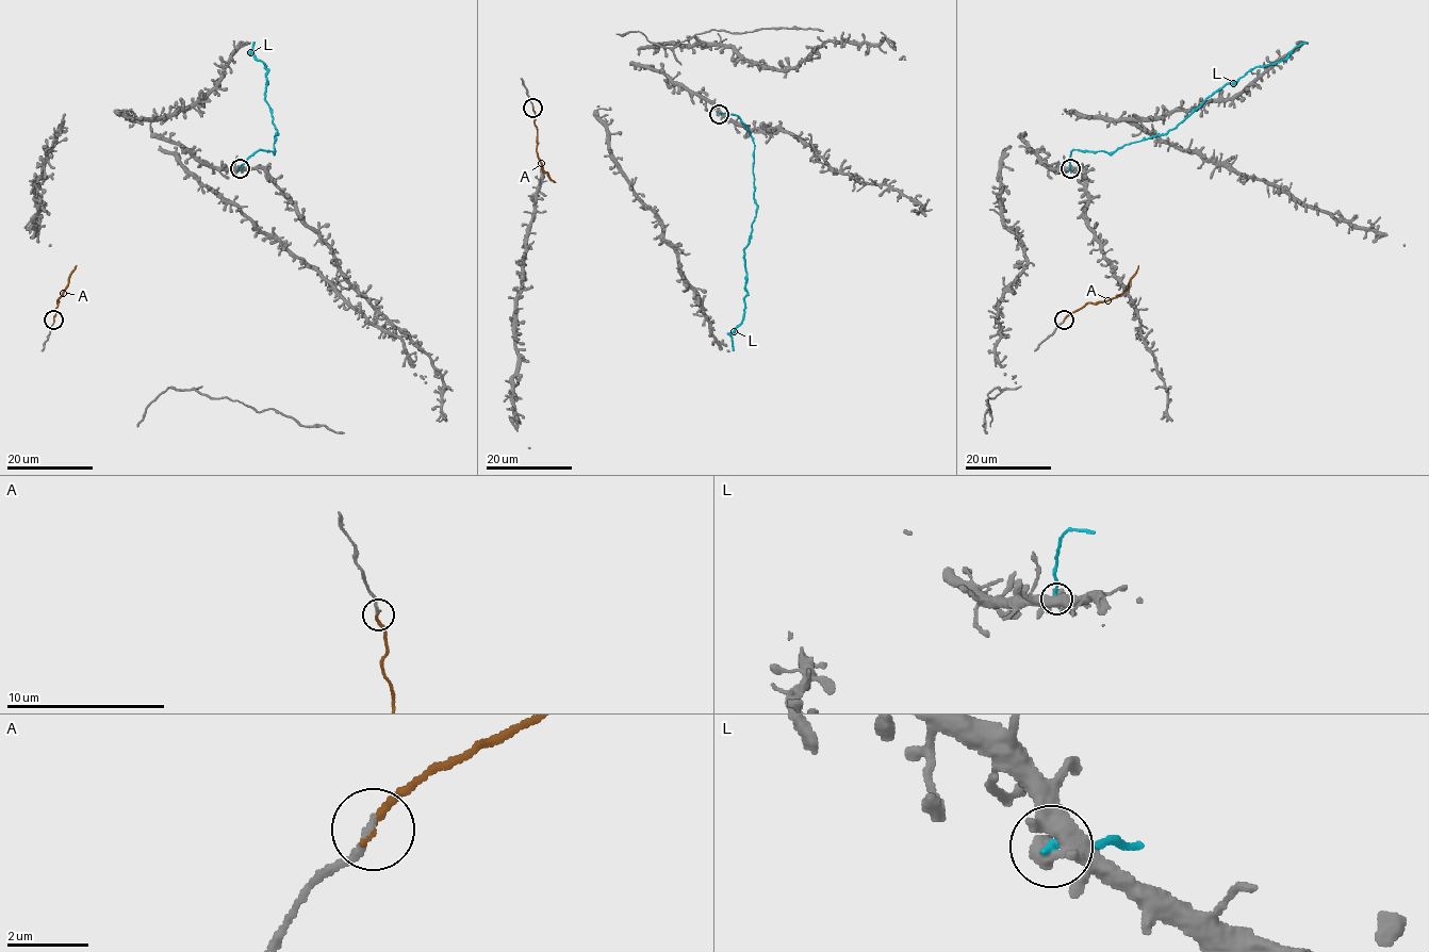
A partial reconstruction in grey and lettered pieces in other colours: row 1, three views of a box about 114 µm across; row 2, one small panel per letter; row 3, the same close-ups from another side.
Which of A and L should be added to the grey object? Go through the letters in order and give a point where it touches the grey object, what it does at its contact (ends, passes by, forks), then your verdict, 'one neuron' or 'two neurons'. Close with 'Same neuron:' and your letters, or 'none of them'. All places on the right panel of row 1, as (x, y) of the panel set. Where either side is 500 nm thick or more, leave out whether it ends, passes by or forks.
A: (1064, 319) | it ends | one neuron
L: (1070, 168) | it ends | two neurons
Same neuron: A

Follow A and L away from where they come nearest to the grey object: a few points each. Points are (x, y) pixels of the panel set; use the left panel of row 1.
A: (53, 319), (56, 300), (77, 265)
L: (240, 168), (261, 149), (275, 152), (273, 144), (278, 133), (264, 98), (267, 70), (251, 51), (253, 42)

